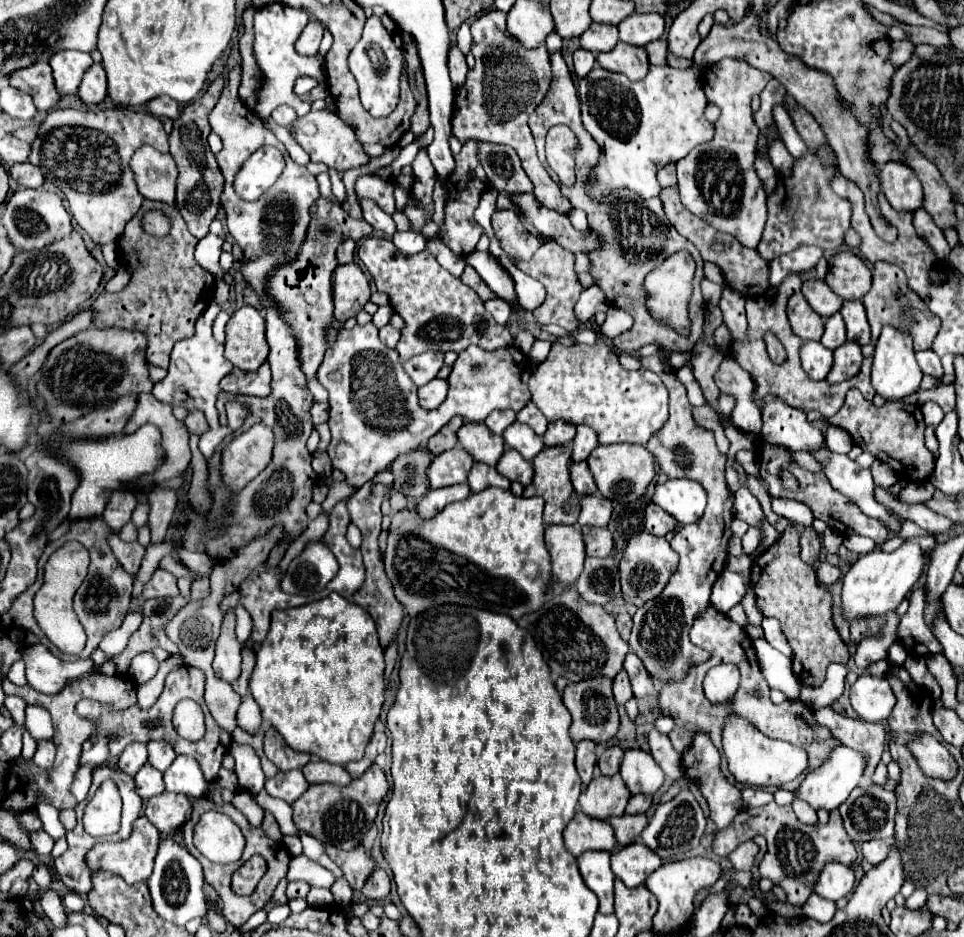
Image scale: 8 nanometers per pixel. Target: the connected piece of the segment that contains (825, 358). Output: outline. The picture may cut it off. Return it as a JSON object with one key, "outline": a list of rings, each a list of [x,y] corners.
{"outline":[[[805,342],[801,346],[801,364],[813,380],[825,380],[833,364],[833,352],[821,342]]]}

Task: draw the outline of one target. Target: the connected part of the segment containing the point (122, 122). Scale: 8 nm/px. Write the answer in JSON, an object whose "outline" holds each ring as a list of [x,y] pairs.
{"outline":[[[51,110],[31,144],[29,162],[51,176],[53,184],[65,194],[73,218],[91,240],[117,240],[143,202],[129,168],[133,152],[143,144],[151,144],[161,152],[169,150],[161,122],[147,112]]]}

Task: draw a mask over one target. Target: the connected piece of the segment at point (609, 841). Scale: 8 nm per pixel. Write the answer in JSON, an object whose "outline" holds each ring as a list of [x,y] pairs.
{"outline":[[[581,810],[573,816],[565,828],[565,848],[573,856],[581,856],[587,850],[611,850],[617,846],[613,828],[605,820],[595,820]]]}

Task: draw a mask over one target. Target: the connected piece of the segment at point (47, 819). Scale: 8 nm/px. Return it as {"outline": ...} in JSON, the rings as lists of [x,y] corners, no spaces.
{"outline":[[[41,802],[41,804],[37,806],[37,814],[39,814],[41,822],[43,822],[43,830],[45,830],[53,840],[65,836],[65,828],[63,828],[63,824],[61,824],[61,820],[59,820],[59,812],[55,812],[55,808],[51,808],[51,804]]]}

